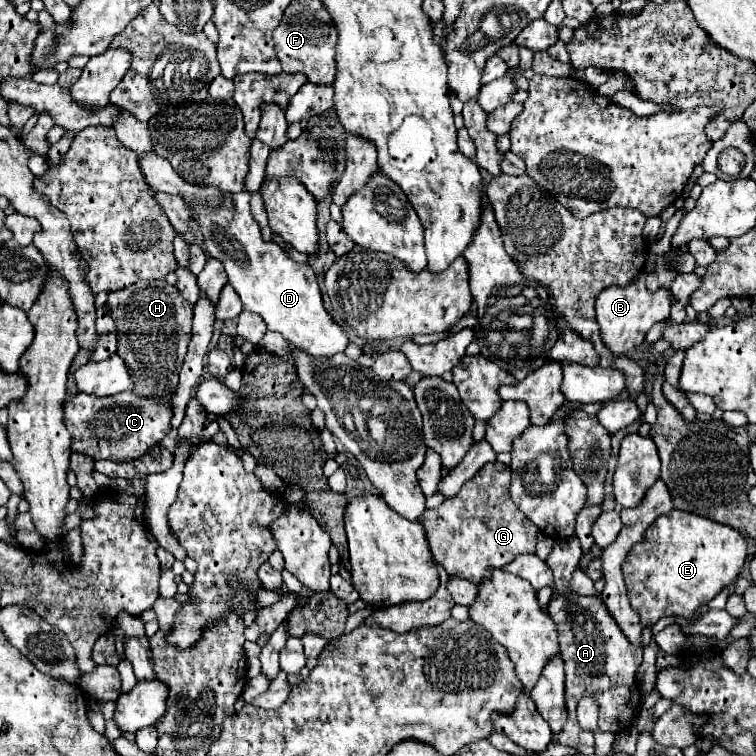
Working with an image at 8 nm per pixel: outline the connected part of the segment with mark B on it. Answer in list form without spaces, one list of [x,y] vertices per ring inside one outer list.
[[[641,272],[637,280],[629,282],[627,286],[609,286],[597,296],[597,324],[601,330],[601,340],[603,344],[615,354],[615,356],[625,356],[631,348],[641,346],[647,330],[663,322],[669,316],[671,308],[671,292],[665,288],[651,292],[645,286],[645,274]]]

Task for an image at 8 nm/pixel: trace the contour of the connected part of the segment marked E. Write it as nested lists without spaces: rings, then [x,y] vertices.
[[[671,510],[659,516],[643,534],[643,540],[635,544],[623,564],[623,576],[627,584],[627,596],[631,606],[639,612],[643,628],[653,626],[663,616],[683,616],[691,618],[695,610],[715,598],[723,588],[727,588],[741,572],[747,556],[747,540],[731,526],[699,518],[697,514],[687,514],[683,510]]]

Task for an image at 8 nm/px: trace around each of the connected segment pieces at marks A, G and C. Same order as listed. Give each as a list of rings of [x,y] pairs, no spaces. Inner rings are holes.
[[[571,536],[559,540],[547,558],[547,566],[553,570],[555,576],[557,592],[553,594],[547,612],[559,630],[559,646],[565,662],[565,704],[567,704],[567,724],[559,734],[553,734],[553,742],[571,746],[581,754],[593,754],[593,734],[581,730],[577,724],[575,716],[577,702],[583,696],[593,694],[593,698],[599,704],[599,728],[619,736],[623,728],[629,728],[633,724],[635,716],[641,710],[641,692],[639,688],[635,688],[635,674],[637,668],[641,666],[643,650],[639,646],[633,646],[627,638],[623,638],[623,632],[619,630],[619,626],[615,626],[615,620],[611,618],[611,614],[607,614],[607,608],[597,596],[569,594],[569,580],[577,568],[581,554],[583,550],[579,538]]]
[[[501,462],[483,466],[473,478],[469,478],[461,492],[447,498],[439,508],[427,510],[421,518],[433,558],[445,566],[449,576],[467,578],[479,584],[489,576],[491,568],[503,568],[519,554],[535,552],[537,526],[511,502],[509,496],[511,472]]]
[[[171,388],[163,396],[139,396],[131,390],[115,396],[97,398],[93,394],[79,392],[63,406],[63,422],[71,432],[73,440],[91,440],[93,444],[93,458],[109,458],[113,462],[131,462],[149,450],[151,446],[159,444],[171,432],[171,418],[173,418],[173,398],[177,388]]]

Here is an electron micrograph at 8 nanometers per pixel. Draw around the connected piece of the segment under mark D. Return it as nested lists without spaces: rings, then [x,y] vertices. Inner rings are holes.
[[[249,192],[233,194],[235,210],[205,210],[195,202],[187,202],[199,220],[209,256],[223,262],[229,284],[239,294],[243,308],[259,314],[265,320],[267,330],[279,332],[289,344],[313,358],[331,358],[333,354],[343,352],[349,344],[347,332],[327,314],[313,268],[287,258],[277,242],[263,240],[259,224],[249,210],[249,198]]]

